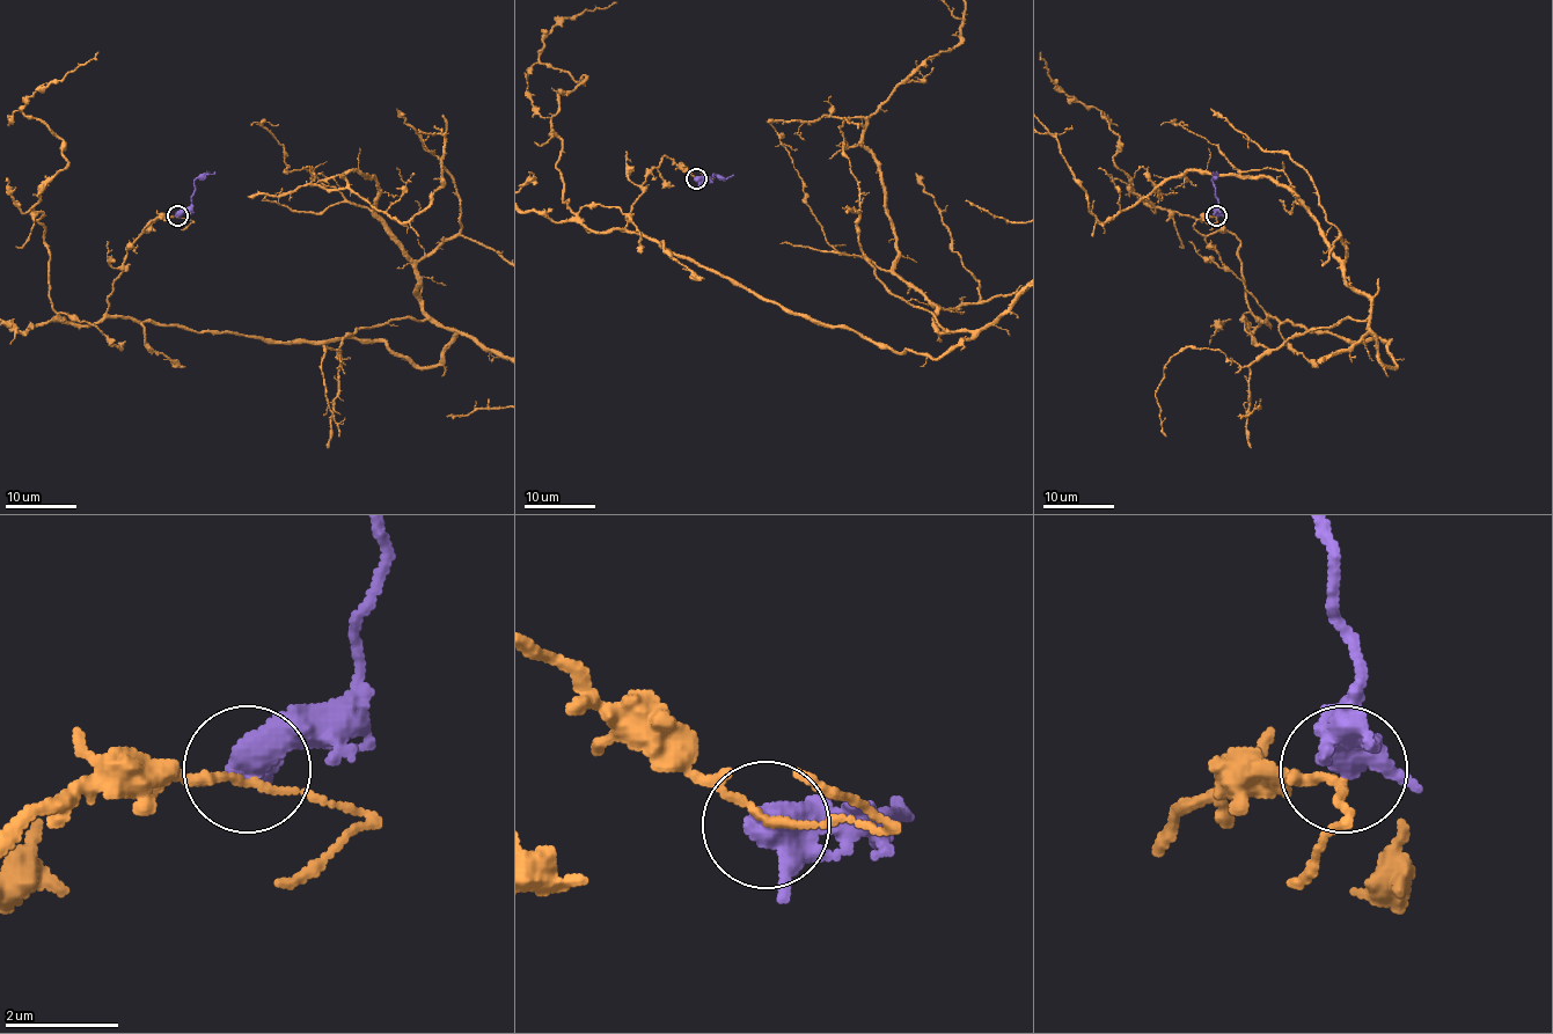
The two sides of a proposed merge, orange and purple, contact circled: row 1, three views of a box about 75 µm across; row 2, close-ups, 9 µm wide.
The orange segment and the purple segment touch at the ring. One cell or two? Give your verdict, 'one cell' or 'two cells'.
two cells

